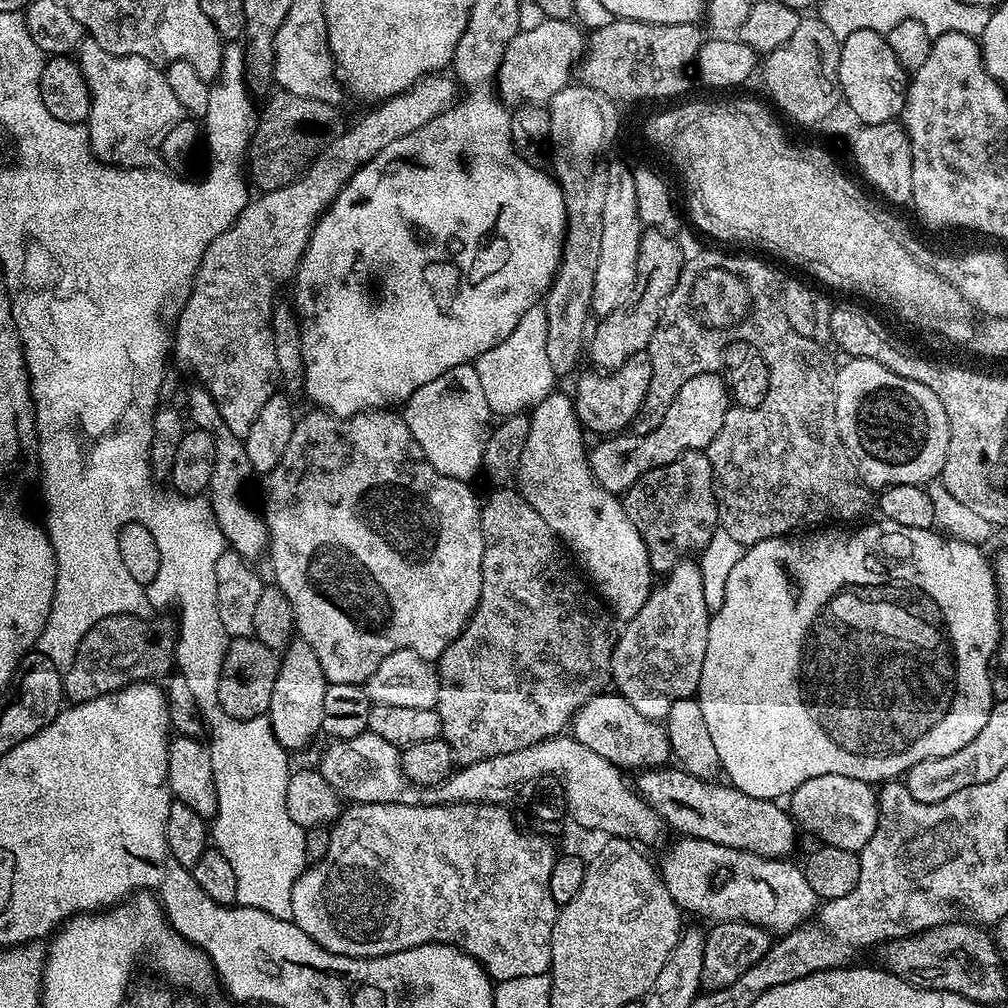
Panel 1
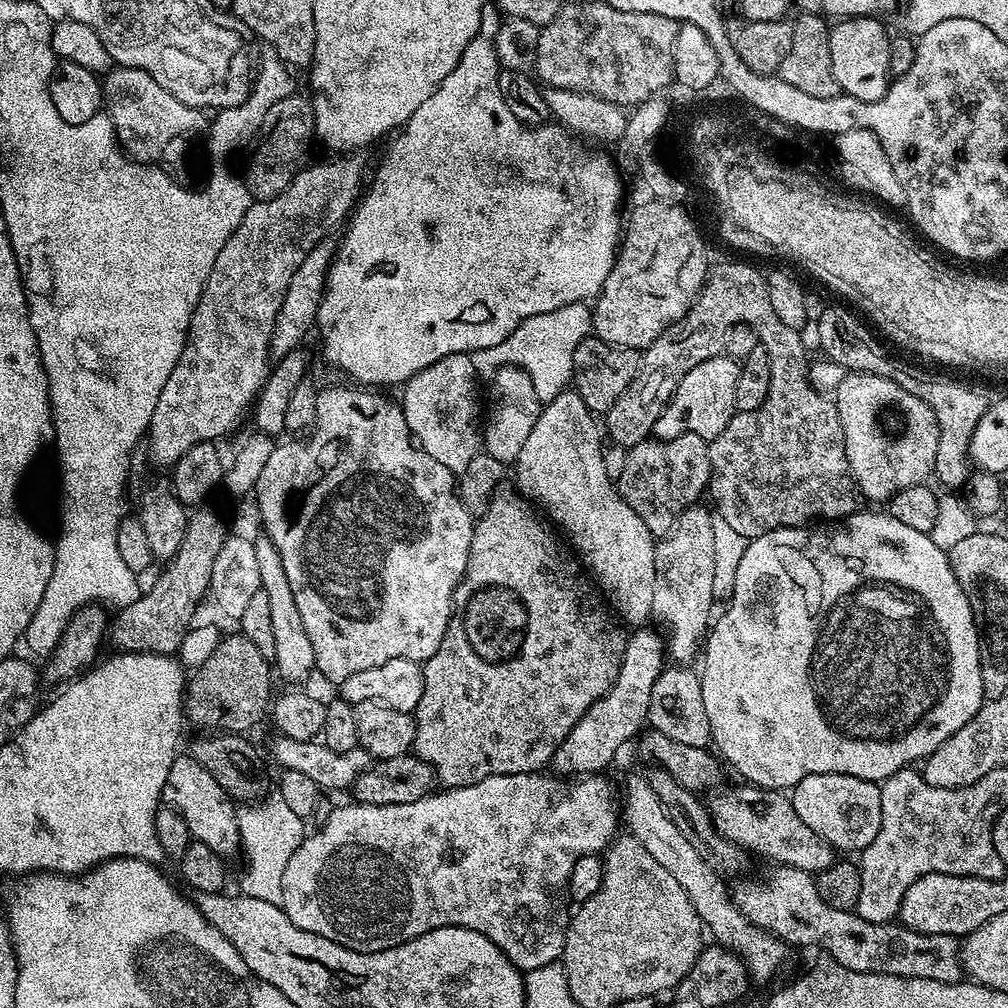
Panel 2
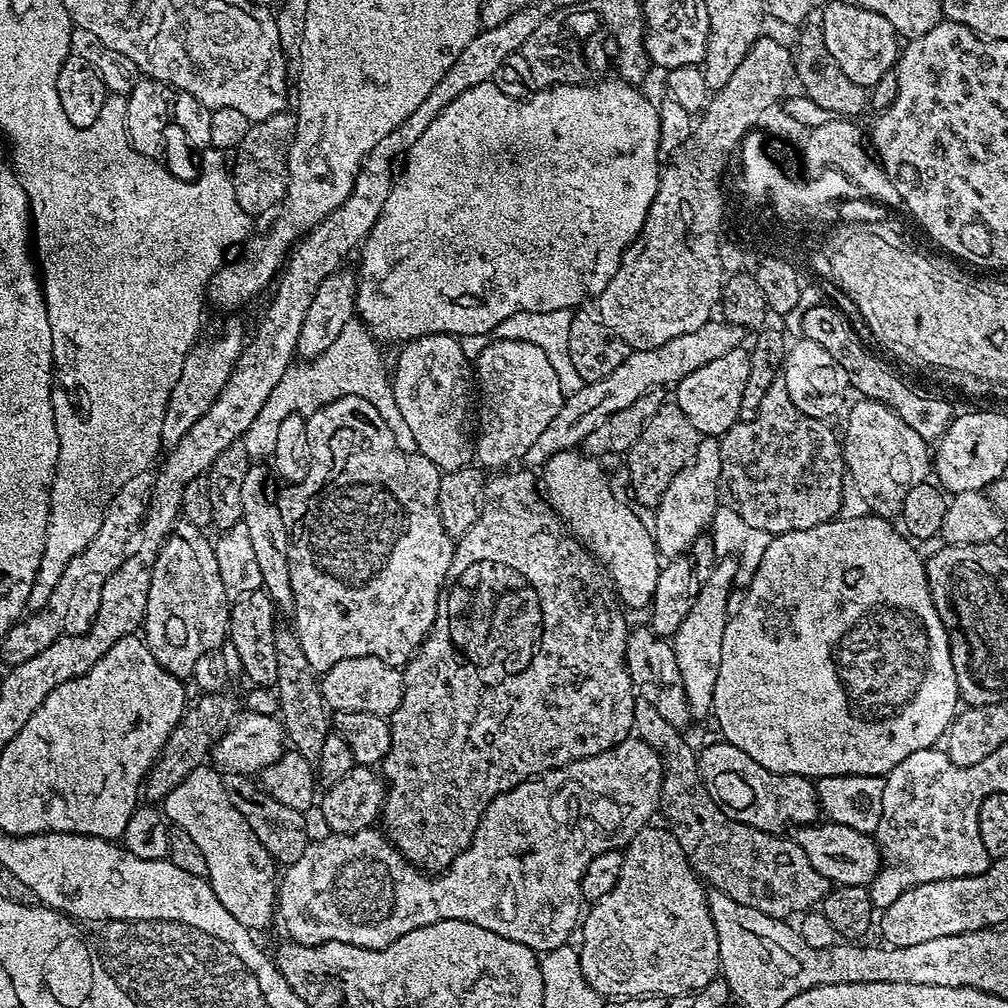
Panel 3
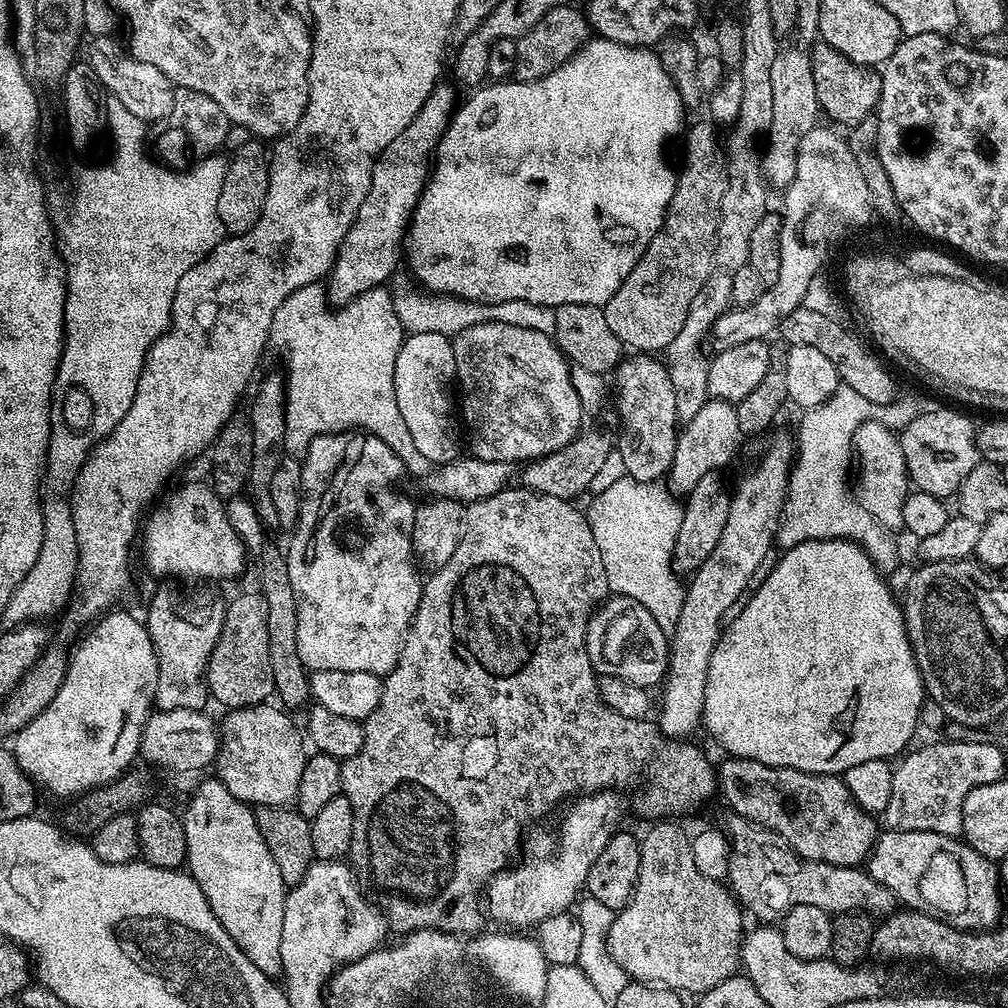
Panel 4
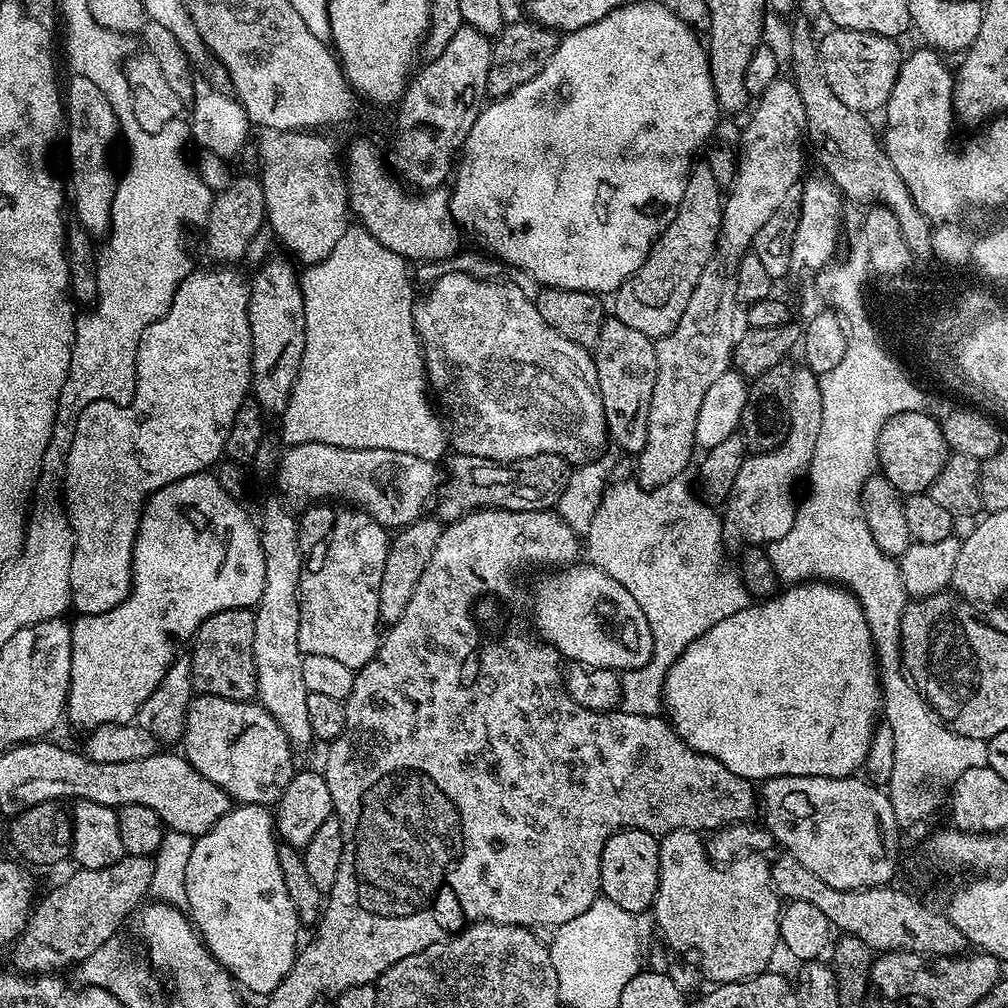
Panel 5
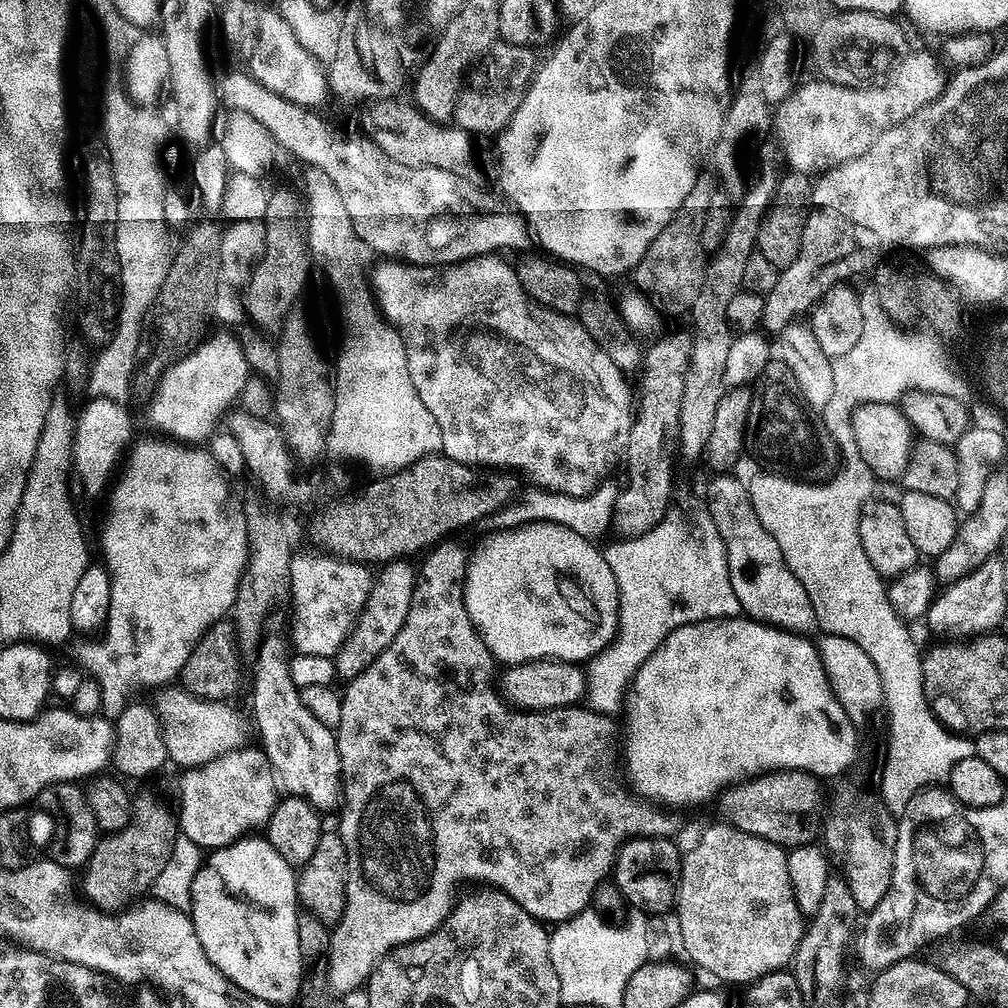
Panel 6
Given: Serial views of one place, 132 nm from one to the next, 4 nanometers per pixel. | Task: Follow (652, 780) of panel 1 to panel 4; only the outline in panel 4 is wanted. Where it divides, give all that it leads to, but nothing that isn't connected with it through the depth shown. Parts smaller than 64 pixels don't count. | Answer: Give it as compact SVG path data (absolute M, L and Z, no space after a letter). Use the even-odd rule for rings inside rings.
M884 830L876 837L876 844L866 861L866 870L870 878L882 882L901 905L917 912L928 912L955 928L991 930L1001 923L1004 900L1000 897L1002 885L997 865L978 854L978 850L965 844L963 839L934 834L930 830Z

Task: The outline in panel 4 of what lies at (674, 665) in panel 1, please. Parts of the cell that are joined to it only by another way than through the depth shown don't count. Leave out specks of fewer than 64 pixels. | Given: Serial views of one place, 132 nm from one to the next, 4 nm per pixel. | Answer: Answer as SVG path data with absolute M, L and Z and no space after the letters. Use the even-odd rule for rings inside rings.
M709 399L683 425L682 431L676 437L676 449L672 459L672 467L668 469L666 483L668 491L677 497L687 497L690 490L706 474L711 472L720 472L732 460L732 455L736 452L736 447L742 441L742 433L738 426L738 414L736 413L736 404L727 400Z

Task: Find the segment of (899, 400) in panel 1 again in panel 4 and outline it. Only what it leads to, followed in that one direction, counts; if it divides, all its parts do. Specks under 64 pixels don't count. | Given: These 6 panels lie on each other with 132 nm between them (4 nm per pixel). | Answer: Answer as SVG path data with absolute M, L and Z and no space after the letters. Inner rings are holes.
M867 420L860 424L854 441L854 456L858 461L860 477L854 480L856 501L889 532L896 534L904 527L902 506L910 491L908 466L902 454L900 437L891 428L880 424L879 420Z

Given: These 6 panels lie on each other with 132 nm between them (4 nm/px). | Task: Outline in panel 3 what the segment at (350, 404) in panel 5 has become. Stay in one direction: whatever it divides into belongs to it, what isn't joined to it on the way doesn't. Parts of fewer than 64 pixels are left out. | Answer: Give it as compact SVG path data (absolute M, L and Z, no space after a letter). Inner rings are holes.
M353 323L342 334L338 334L338 342L330 346L318 358L307 362L293 363L291 368L282 374L282 382L274 386L270 398L266 398L266 406L262 406L258 418L250 422L250 430L246 430L243 442L246 454L253 458L271 457L274 442L278 438L278 426L286 422L286 418L297 414L311 414L324 408L343 396L366 398L382 414L386 426L392 428L398 446L407 452L416 451L414 434L410 434L410 426L406 426L406 418L402 418L402 410L398 410L398 402L392 393L390 368L384 365L384 356L380 353L381 345L363 323Z

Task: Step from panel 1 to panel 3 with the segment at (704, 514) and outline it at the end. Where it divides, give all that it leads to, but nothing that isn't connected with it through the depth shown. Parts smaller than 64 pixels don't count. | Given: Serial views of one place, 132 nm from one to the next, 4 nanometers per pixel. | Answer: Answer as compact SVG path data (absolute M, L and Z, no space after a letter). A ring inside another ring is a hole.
M661 403L660 413L652 419L651 424L645 426L638 442L634 442L634 446L626 453L628 480L632 483L632 492L642 507L655 509L666 486L670 486L674 474L678 474L678 470L682 470L682 466L691 461L701 439L700 433L694 430L694 426L690 426L690 418L686 418L686 414L682 414L675 403Z

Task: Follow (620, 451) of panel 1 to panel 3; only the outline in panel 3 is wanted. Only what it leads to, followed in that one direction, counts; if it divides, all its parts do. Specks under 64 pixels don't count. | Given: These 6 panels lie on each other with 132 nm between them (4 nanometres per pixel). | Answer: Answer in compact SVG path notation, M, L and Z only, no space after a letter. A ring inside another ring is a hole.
M741 346L730 350L730 354L722 354L722 358L714 358L714 362L706 362L706 366L698 366L694 374L686 374L686 378L675 385L674 403L686 418L690 418L690 426L694 426L701 437L719 438L740 419L742 390L746 390L751 369L749 349Z

